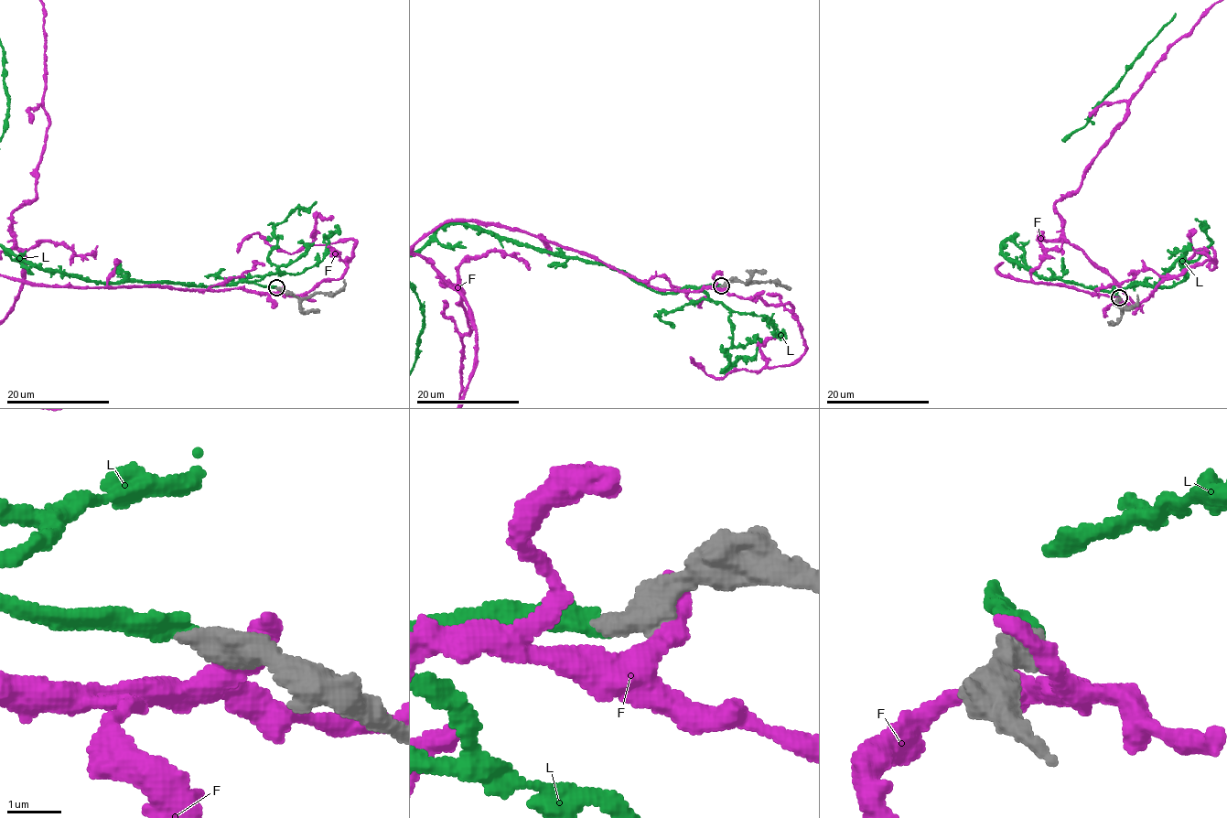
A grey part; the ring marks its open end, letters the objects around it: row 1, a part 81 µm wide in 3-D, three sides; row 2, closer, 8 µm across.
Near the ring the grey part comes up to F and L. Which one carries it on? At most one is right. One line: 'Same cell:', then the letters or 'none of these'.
Same cell: L

